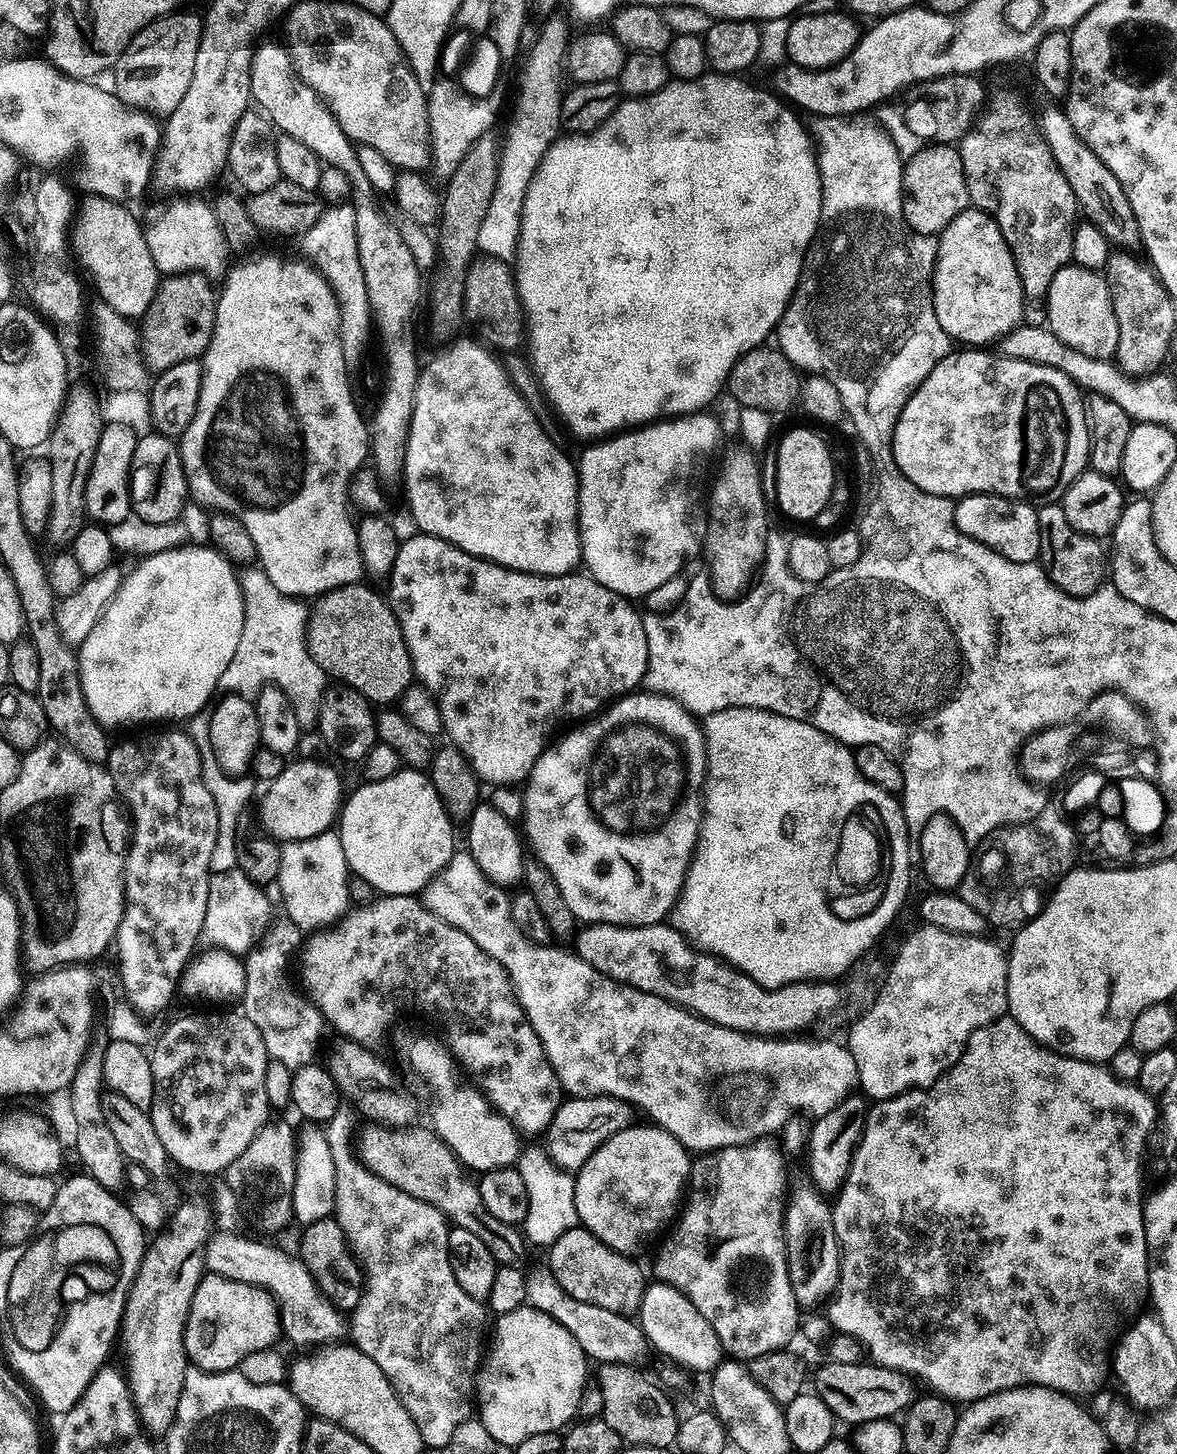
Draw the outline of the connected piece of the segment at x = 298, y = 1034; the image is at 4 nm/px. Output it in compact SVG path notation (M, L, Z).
M287 916L275 917L257 942L244 956L244 994L241 1011L262 1034L267 1052L290 1069L311 1064L317 1057L320 1035L326 1029L324 1016L303 993L292 990L285 982L288 955L303 943L304 932Z

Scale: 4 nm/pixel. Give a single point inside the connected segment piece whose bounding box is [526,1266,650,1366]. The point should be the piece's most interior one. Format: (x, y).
(607, 1337)

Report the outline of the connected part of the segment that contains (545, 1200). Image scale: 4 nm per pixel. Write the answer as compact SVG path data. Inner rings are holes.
M525 1147L522 1156L523 1158L517 1160L514 1165L518 1174L522 1174L522 1182L526 1182L528 1198L528 1209L522 1225L522 1232L529 1245L550 1246L558 1238L562 1238L562 1234L566 1234L566 1230L577 1227L578 1221L574 1206L576 1178L569 1169L557 1165L543 1147Z

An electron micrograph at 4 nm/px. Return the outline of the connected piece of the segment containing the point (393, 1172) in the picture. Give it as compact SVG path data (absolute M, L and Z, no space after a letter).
M377 1122L365 1125L355 1137L354 1151L371 1172L390 1182L390 1186L398 1186L398 1190L434 1206L455 1227L470 1230L470 1234L482 1238L482 1242L490 1246L490 1254L494 1254L497 1265L521 1263L520 1255L526 1249L521 1229L506 1222L498 1222L498 1218L494 1218L494 1214L482 1206L479 1187L464 1177L464 1165L431 1127L392 1127Z

